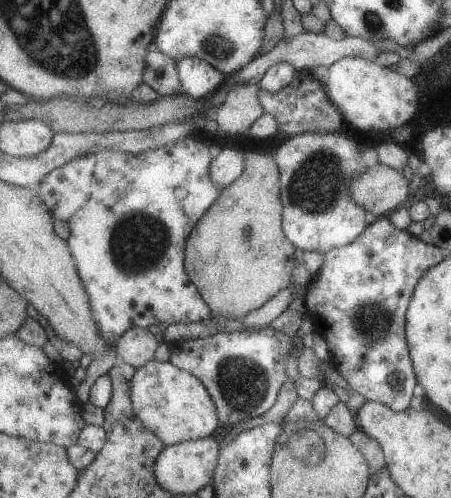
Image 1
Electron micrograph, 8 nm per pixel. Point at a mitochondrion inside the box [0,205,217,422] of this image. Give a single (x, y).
(137, 245)

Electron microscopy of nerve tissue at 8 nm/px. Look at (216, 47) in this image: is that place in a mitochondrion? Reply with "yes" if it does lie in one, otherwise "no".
yes

